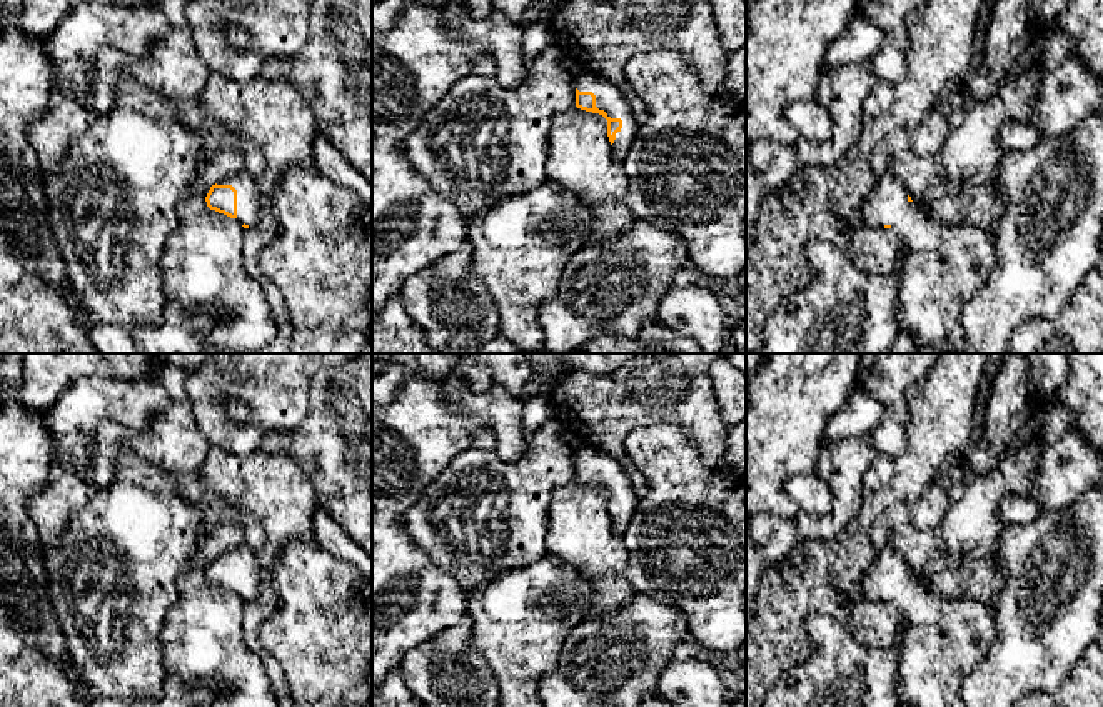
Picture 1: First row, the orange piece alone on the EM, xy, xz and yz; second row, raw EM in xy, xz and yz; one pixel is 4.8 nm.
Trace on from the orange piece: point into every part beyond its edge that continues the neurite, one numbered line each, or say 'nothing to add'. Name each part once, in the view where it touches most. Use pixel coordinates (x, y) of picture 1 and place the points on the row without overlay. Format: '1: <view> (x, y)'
1: xz (611, 472)

